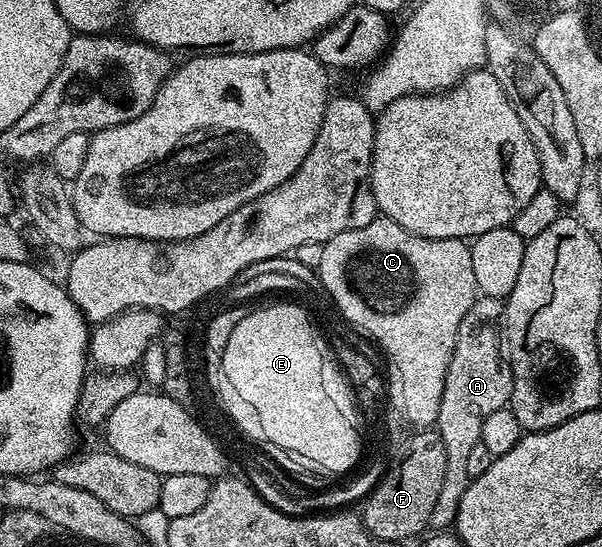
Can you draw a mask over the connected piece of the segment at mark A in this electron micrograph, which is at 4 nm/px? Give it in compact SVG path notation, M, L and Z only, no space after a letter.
M482 295L475 298L472 309L468 309L468 313L464 313L464 321L460 321L452 361L448 365L448 373L444 377L444 397L440 397L440 413L436 424L440 441L444 441L444 449L448 453L448 462L444 468L444 485L440 485L440 497L436 497L436 509L432 509L432 517L429 522L431 528L446 529L453 524L460 509L460 497L464 497L471 481L468 473L468 456L472 448L482 441L482 419L496 413L496 409L505 407L510 402L512 377L509 366L504 362L504 339L499 328L498 331L494 328L497 323L499 326L503 319L503 300Z

